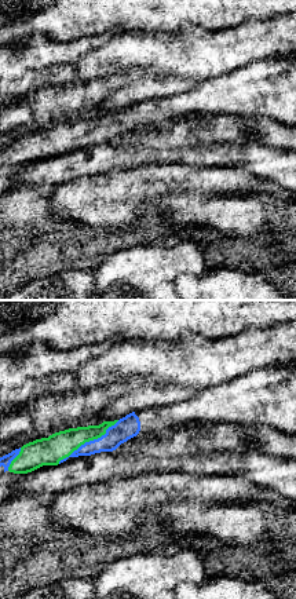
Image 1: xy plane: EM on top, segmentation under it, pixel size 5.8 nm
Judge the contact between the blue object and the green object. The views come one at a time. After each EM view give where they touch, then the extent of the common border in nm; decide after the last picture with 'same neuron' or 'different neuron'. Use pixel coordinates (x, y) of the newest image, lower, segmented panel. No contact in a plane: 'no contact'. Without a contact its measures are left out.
meets blue at (90, 441); contact 440 nm long

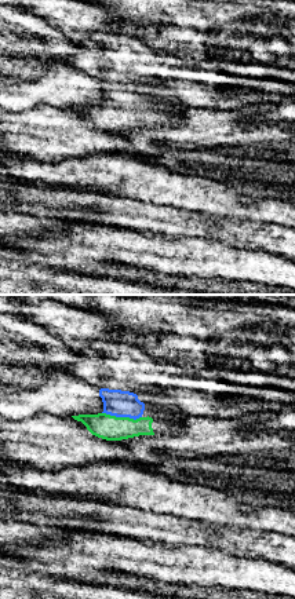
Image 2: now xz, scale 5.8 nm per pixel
meets blue at (121, 416); contact 240 nm long

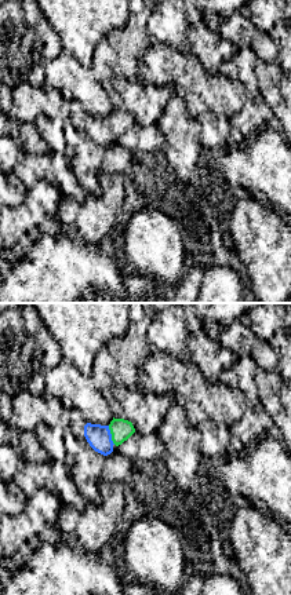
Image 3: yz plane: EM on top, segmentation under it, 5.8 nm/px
meets blue at (111, 435); contact 120 nm long

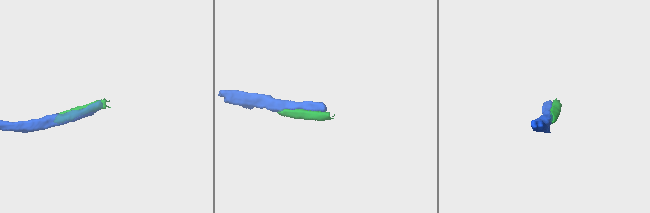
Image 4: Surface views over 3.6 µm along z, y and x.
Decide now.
same neuron

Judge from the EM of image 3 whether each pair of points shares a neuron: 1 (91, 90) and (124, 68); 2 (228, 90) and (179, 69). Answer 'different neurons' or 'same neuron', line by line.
1: different neurons
2: same neuron

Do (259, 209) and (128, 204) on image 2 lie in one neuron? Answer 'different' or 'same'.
different

